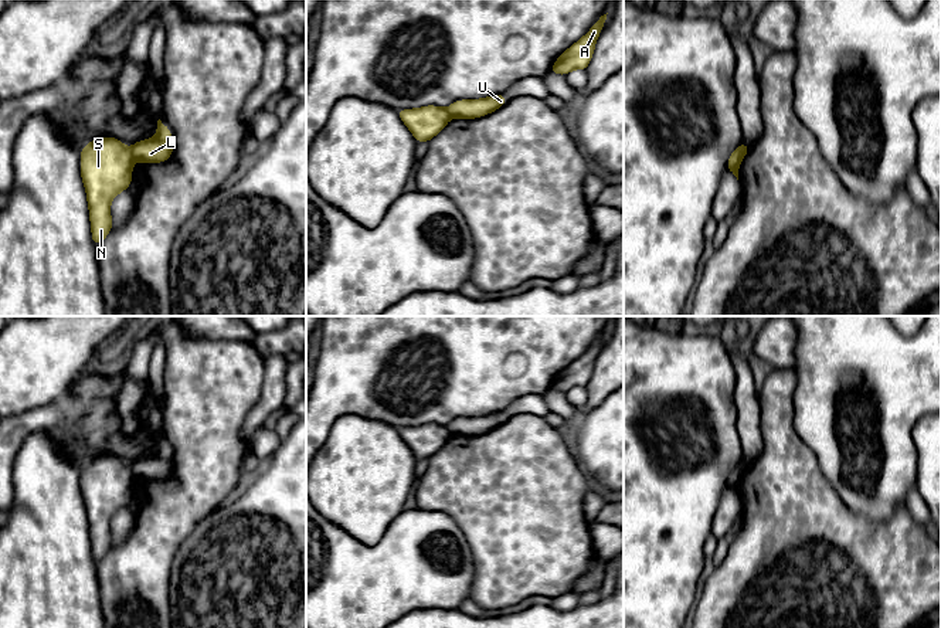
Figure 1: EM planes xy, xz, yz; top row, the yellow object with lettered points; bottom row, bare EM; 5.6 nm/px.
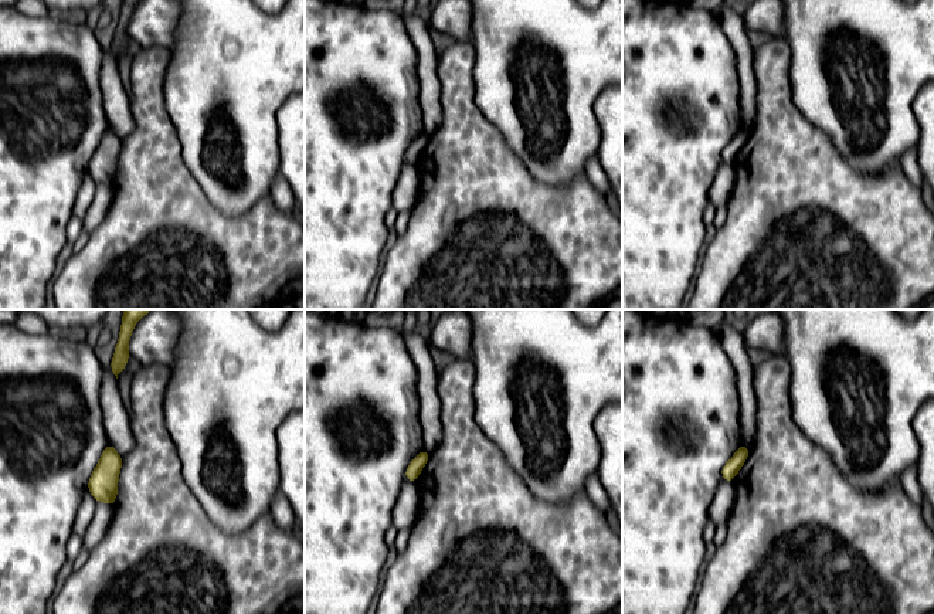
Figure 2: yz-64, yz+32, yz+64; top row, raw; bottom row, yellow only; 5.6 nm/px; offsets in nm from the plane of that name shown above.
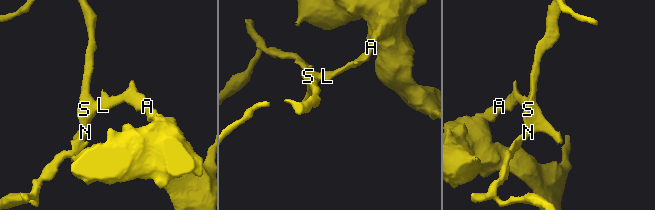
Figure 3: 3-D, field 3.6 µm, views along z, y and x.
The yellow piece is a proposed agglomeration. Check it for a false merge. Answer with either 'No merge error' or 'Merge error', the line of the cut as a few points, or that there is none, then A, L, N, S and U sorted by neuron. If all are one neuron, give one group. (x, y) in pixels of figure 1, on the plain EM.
Merge error. Split along yz (746, 462), (739, 478), (729, 486). Groups: A L U / N S

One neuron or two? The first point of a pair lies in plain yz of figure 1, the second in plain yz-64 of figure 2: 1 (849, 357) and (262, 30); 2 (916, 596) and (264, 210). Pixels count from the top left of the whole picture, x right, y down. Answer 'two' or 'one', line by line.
1: one
2: one

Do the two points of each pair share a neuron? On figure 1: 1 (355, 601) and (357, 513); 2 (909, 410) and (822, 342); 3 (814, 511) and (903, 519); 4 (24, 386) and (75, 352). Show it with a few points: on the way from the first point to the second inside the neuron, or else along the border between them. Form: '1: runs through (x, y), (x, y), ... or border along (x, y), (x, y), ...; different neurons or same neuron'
1: border along (328, 522), (366, 545), (373, 545), (387, 529); different neurons
2: runs through (887, 389), (843, 352); same neuron
3: runs through (836, 532), (880, 532); same neuron
4: runs through (37, 376), (63, 352); same neuron

